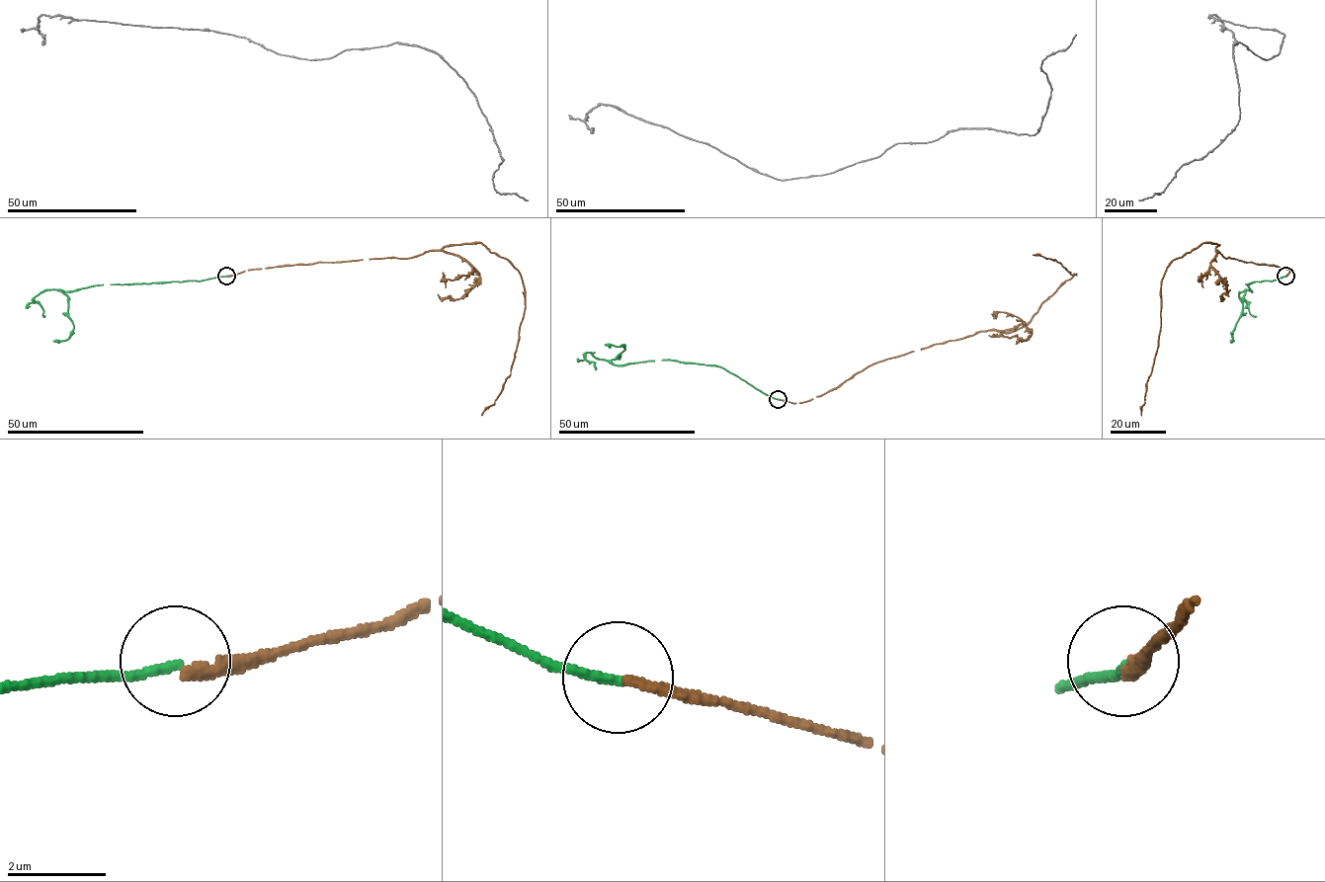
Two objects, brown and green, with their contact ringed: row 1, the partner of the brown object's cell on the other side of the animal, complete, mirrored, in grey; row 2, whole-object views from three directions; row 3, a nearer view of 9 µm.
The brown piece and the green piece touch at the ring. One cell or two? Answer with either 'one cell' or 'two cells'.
two cells

